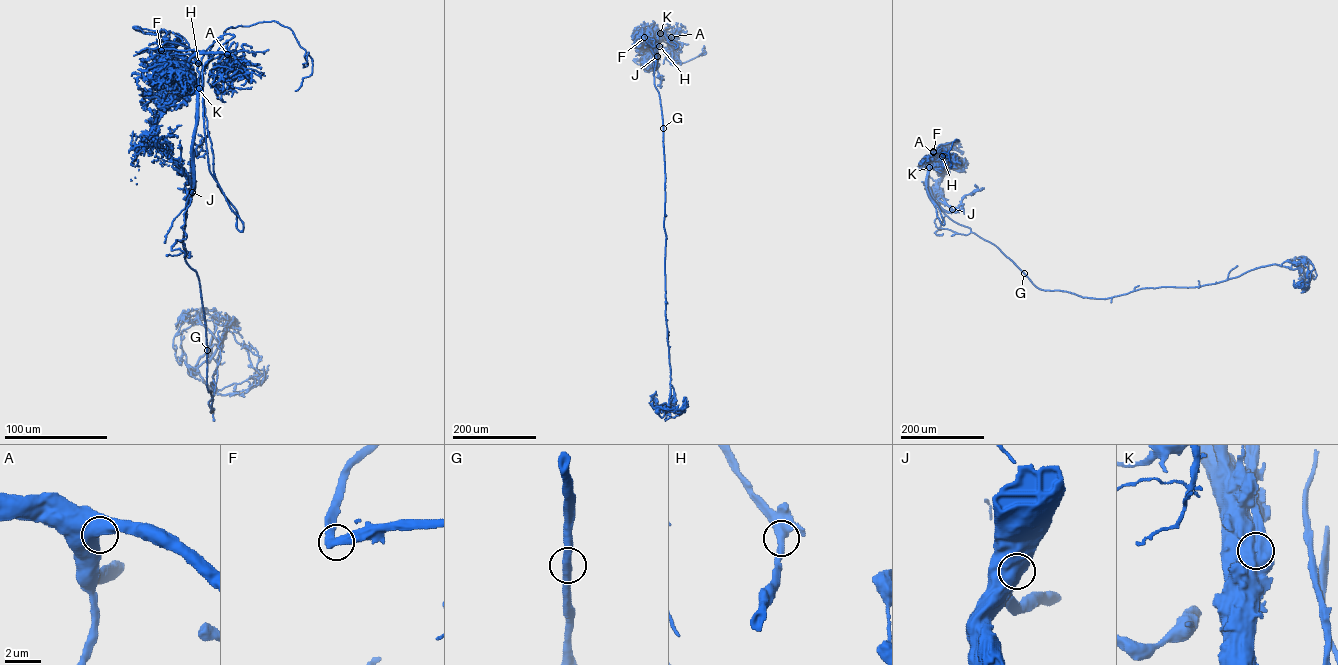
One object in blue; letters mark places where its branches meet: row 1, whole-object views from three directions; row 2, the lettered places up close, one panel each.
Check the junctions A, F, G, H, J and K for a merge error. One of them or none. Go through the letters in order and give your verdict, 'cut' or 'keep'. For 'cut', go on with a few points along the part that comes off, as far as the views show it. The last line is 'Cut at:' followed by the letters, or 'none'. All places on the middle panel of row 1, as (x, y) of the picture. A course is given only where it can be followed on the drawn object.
A: keep
F: keep
G: keep
H: keep
J: keep
K: cut; foreign part runs (660, 33), (653, 74), (663, 126), (665, 316), (670, 378), (669, 403), (659, 407), (683, 409), (686, 398)
Cut at: K

